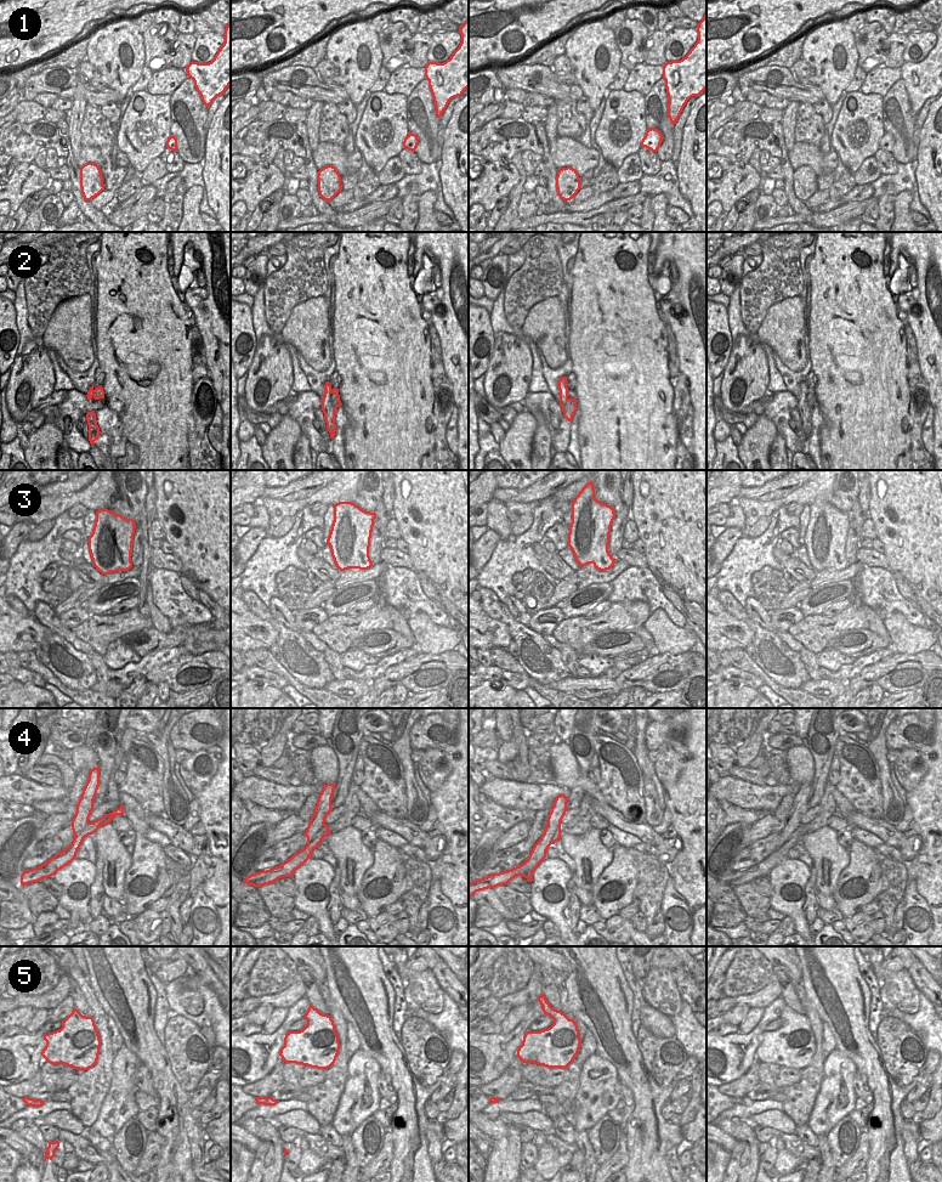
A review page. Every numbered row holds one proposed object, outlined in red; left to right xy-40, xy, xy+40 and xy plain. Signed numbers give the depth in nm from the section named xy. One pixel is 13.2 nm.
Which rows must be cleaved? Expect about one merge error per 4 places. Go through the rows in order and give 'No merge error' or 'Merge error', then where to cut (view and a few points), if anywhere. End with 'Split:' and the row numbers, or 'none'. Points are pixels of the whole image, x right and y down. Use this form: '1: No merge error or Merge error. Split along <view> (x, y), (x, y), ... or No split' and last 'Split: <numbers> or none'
1: No merge error. No split
2: Merge error. Split along xy (332, 391), (332, 403), (339, 406)
3: No merge error. No split
4: Merge error. Split along xy (324, 824), (305, 848)
5: No merge error. No split
Split: 2, 4

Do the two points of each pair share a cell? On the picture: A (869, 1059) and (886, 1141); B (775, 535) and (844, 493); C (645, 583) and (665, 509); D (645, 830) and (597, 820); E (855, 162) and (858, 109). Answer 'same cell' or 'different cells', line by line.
A: same cell
B: different cells
C: different cells
D: different cells
E: same cell

